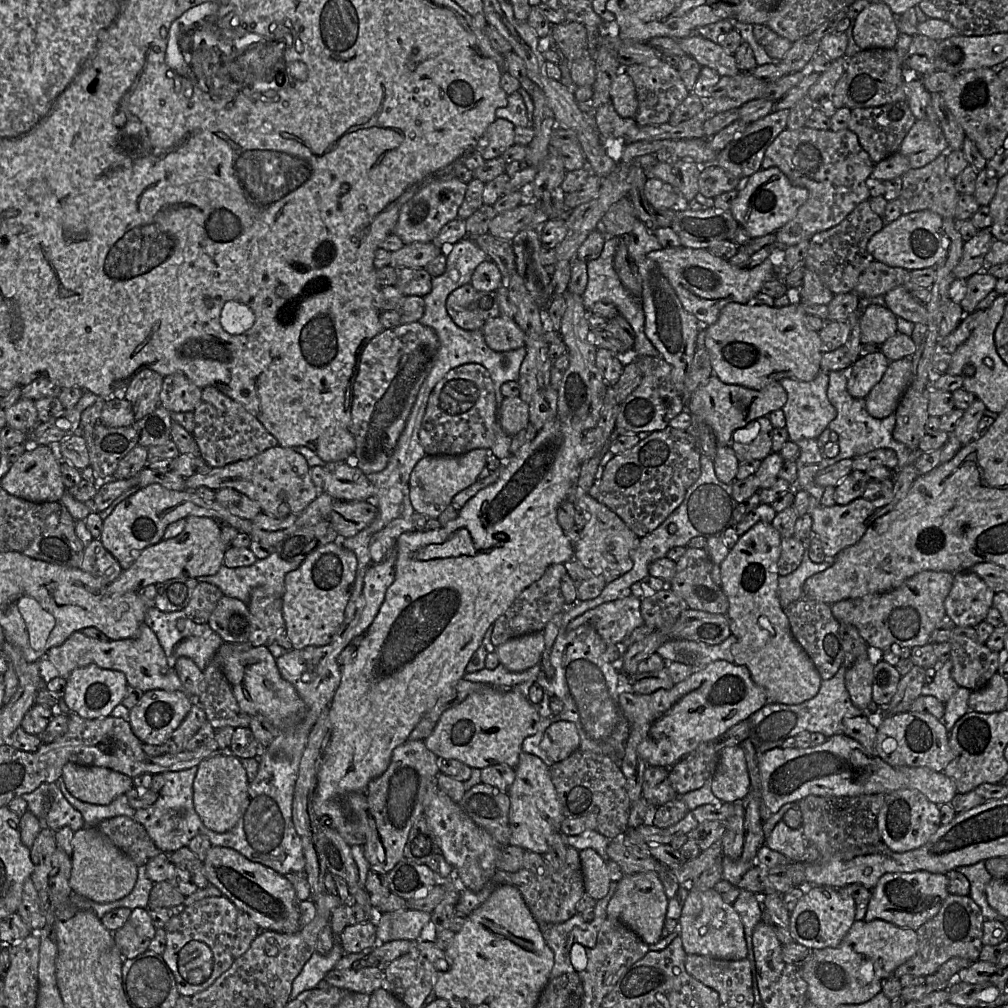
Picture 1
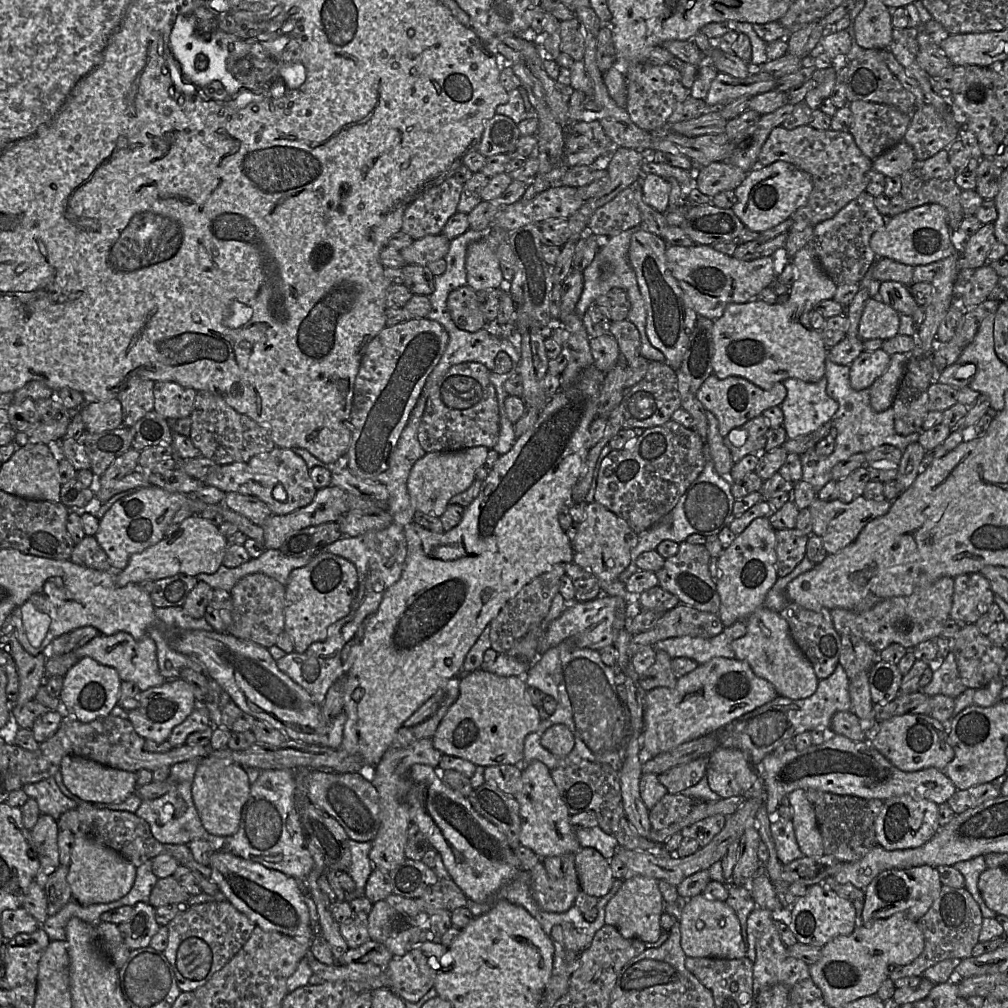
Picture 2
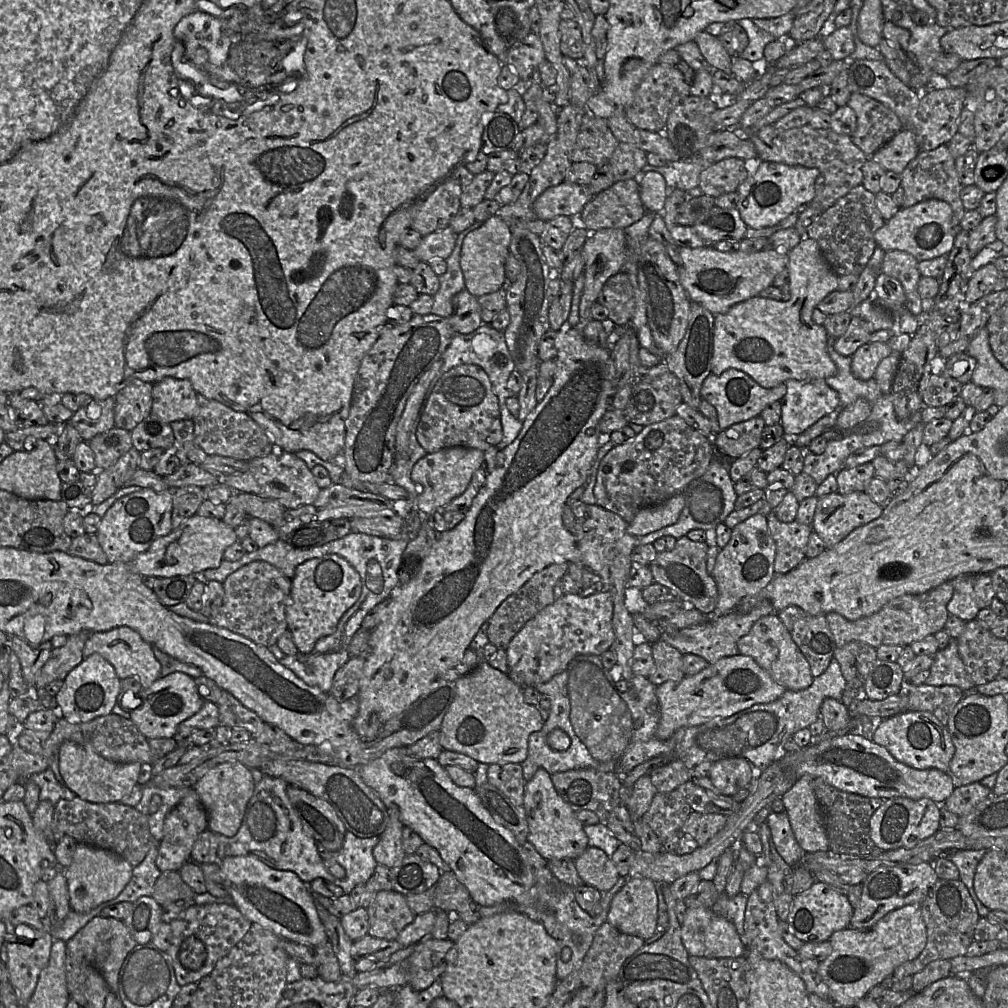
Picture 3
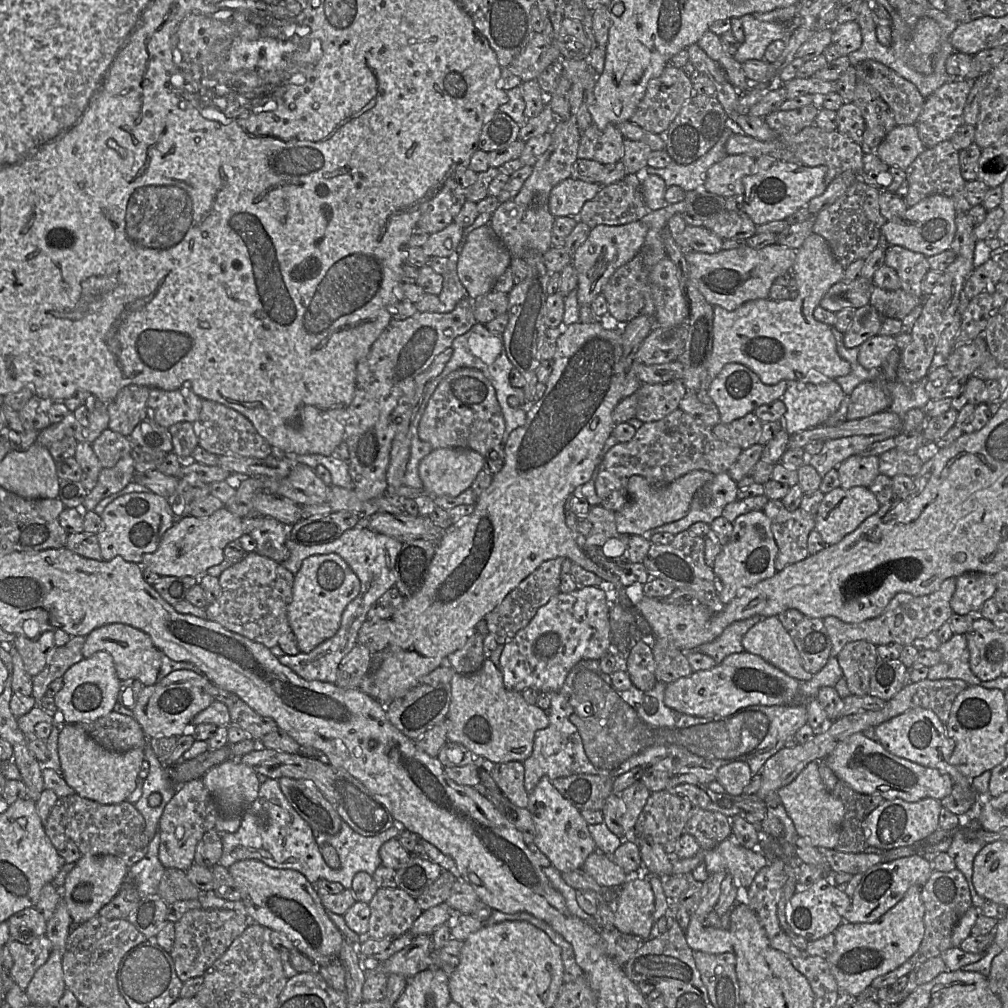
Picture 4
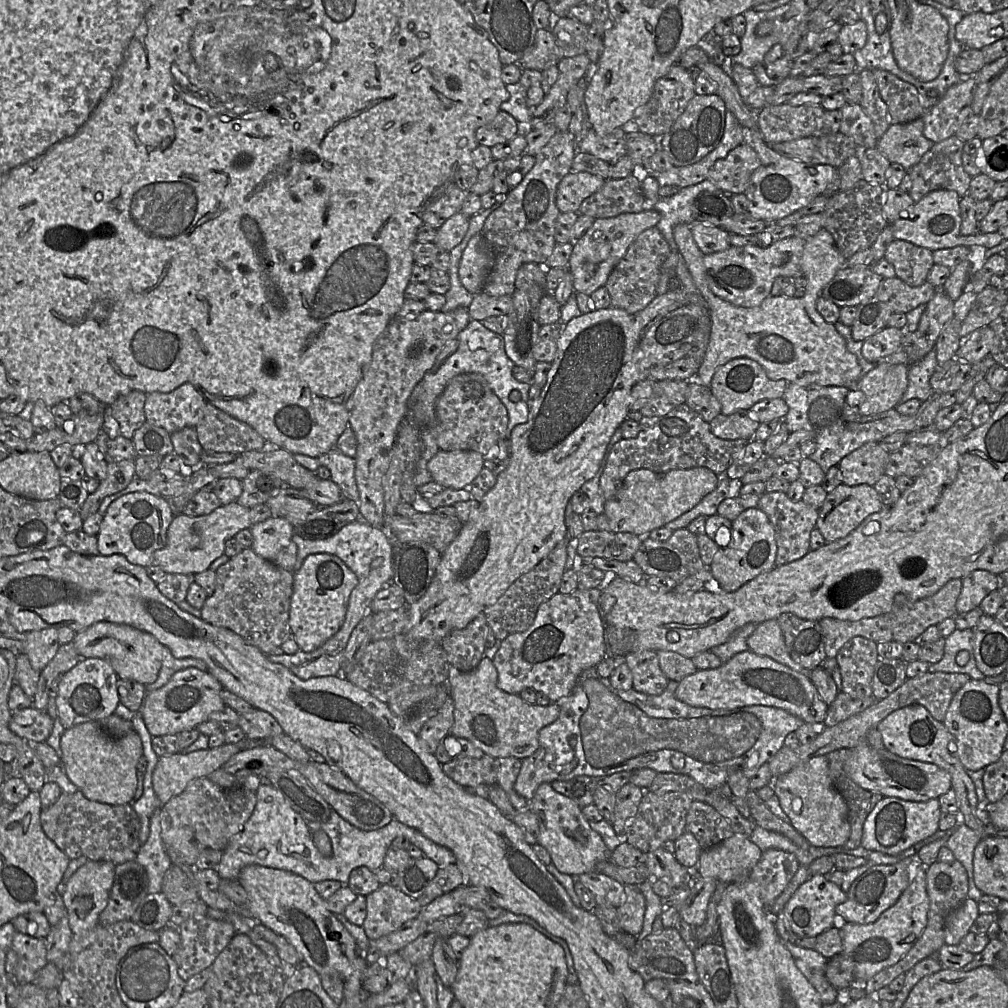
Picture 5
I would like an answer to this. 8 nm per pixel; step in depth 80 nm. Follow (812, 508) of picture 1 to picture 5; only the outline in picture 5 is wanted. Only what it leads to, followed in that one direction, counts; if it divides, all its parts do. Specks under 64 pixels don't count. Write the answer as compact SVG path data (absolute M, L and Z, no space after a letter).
M841 483L829 492L818 510L816 528L826 543L849 535L883 504L875 488L868 484L849 486Z

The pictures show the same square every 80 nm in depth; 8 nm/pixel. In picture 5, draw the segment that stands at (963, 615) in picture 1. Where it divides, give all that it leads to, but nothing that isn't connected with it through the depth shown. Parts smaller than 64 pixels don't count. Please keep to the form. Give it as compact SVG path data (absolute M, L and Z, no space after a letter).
M977 569L962 578L962 590L956 601L958 614L969 612L1001 585L1000 577L987 570Z

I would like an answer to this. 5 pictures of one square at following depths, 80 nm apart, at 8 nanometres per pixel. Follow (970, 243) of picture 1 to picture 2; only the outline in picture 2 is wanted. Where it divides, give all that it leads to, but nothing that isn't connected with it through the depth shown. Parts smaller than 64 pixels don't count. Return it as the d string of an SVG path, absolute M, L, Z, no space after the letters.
M993 223L982 224L970 237L959 239L958 271L975 270L985 265L988 253L996 243Z

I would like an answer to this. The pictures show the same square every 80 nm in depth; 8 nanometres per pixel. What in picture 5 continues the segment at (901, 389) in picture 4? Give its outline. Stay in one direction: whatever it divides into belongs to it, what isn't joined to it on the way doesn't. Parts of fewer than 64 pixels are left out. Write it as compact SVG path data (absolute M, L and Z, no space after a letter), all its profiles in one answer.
M933 348L921 360L908 368L908 387L900 402L910 399L918 399L921 402L927 400L933 393L930 378L938 366L936 351Z

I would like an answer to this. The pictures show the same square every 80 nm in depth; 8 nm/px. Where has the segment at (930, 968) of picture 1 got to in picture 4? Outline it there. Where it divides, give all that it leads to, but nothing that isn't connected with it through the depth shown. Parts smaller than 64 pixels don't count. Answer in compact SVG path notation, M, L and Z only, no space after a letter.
M957 868L950 872L933 870L928 881L921 888L921 899L924 904L925 932L918 950L896 969L876 977L871 982L871 987L880 989L891 986L900 977L908 975L928 959L940 957L941 953L953 947L951 943L952 930L966 911L973 905L966 878Z

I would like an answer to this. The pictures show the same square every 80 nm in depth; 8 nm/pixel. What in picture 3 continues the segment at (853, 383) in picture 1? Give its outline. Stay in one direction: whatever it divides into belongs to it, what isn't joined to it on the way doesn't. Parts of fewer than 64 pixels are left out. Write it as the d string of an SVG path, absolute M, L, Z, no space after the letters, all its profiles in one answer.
M868 342L862 345L852 356L851 372L859 380L872 379L880 362L892 353L884 342Z

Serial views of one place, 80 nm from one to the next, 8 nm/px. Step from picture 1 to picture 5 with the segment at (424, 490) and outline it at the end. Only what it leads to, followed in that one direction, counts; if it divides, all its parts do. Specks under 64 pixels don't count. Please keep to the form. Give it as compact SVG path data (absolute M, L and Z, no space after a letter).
M442 451L428 462L433 481L445 489L465 489L483 468L484 458L474 451Z

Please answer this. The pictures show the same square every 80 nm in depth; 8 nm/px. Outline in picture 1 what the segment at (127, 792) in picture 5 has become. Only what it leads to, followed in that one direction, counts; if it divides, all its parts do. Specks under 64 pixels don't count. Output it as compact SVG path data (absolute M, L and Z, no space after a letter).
M68 762L62 779L67 790L77 799L95 805L109 804L134 787L133 778L105 767L83 766Z

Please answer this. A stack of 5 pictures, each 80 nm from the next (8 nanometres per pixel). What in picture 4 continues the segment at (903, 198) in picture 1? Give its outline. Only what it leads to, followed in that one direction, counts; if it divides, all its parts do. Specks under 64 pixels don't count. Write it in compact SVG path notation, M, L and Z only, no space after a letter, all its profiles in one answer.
M944 141L931 148L926 148L914 160L906 169L906 181L909 191L905 197L905 202L908 208L931 195L941 194L949 197L953 201L956 214L968 213L972 206L965 198L967 181L961 175L959 156L959 151L954 148L952 142Z

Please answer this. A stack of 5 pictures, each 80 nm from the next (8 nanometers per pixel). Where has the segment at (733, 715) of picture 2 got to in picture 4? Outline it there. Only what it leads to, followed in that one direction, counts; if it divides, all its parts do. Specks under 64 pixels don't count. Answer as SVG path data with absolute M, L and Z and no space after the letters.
M743 651L727 656L709 670L693 672L668 683L664 693L667 707L696 717L727 716L753 705L790 705L799 703L800 681L765 661Z

